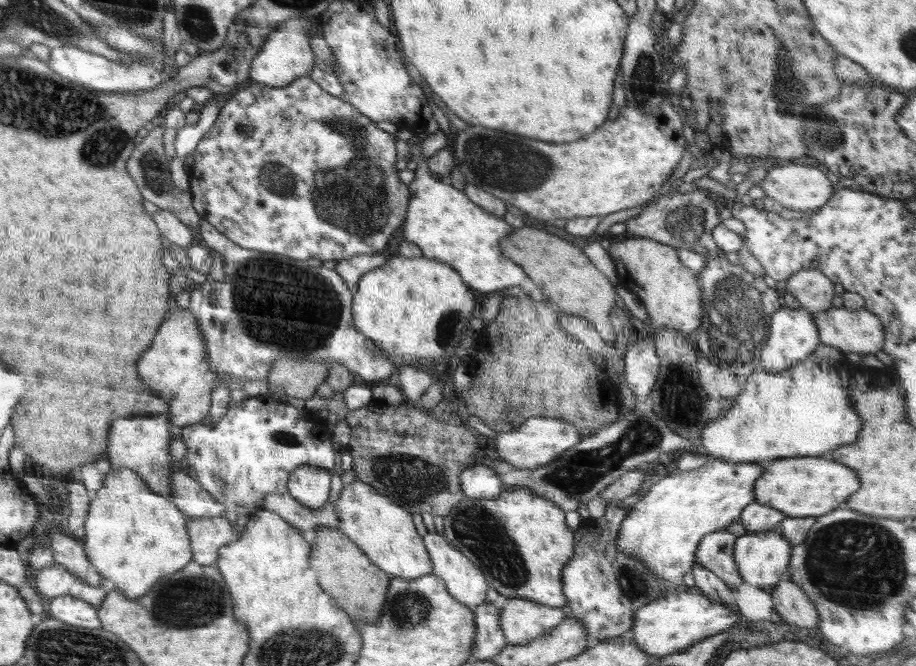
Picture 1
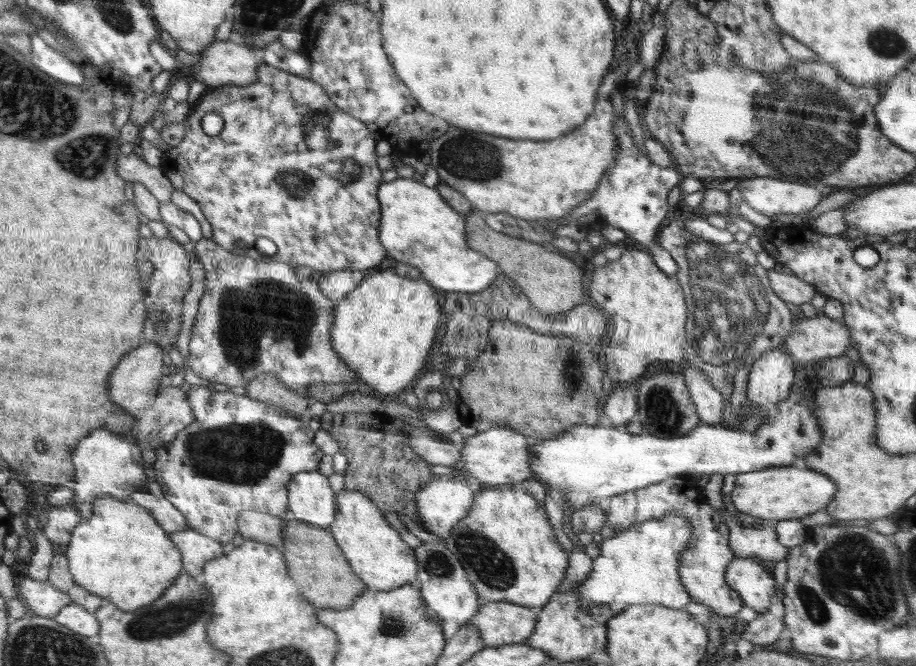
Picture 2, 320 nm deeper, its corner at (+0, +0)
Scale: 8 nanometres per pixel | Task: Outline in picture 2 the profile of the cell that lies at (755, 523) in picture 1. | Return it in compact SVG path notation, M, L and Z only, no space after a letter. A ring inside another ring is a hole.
M731 519L728 522L729 547L732 549L733 555L774 562L785 560L791 548L777 541L774 523L765 520L762 525L743 527Z

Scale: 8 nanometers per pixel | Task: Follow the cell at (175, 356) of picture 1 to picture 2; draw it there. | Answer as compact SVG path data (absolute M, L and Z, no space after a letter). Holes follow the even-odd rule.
M149 339L149 342L144 342L136 347L132 354L128 354L128 358L120 362L120 370L112 374L111 401L118 403L128 414L134 415L136 422L134 428L130 429L132 438L145 448L157 449L174 441L180 430L187 429L187 426L195 420L194 409L189 400L186 400L182 387L162 388L160 382L156 382L156 372L158 380L162 378L160 372L164 364L162 356L164 356L163 347Z

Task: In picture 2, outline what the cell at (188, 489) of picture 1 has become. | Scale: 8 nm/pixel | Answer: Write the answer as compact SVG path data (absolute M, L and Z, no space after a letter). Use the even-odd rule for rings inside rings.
M150 492L131 494L130 500L138 506L147 507L159 525L169 533L180 532L190 528L186 515L166 497L156 497Z

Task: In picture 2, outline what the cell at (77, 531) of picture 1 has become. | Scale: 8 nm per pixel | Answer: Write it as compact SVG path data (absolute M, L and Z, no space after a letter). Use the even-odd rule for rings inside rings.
M71 502L50 509L41 535L45 536L54 545L70 544L71 534L80 523L78 507Z

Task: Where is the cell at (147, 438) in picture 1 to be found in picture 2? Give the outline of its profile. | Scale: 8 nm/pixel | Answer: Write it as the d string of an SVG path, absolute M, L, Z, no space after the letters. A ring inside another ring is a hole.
M99 429L80 442L80 448L72 452L75 467L75 481L72 489L74 496L72 503L78 507L80 521L91 516L94 502L100 497L110 495L122 502L130 500L131 494L148 492L146 490L146 474L142 464L142 452L138 448L138 441L130 438L120 438L115 432Z

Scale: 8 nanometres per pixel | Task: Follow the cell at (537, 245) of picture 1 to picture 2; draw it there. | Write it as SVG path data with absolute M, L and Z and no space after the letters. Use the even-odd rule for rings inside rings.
M478 210L467 216L467 242L472 250L479 251L486 258L494 259L501 275L507 275L523 289L524 295L534 304L536 311L544 315L562 315L576 306L588 302L587 289L582 286L584 270L574 261L550 252L550 248L538 242L510 237L500 231L492 230L484 224L484 218L478 216Z

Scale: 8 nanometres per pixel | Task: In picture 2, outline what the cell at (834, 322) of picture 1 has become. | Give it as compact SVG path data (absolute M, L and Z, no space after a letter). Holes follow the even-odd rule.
M826 316L797 318L792 334L784 339L783 348L792 357L796 367L810 365L820 358L832 358L847 352L851 335L842 321Z

